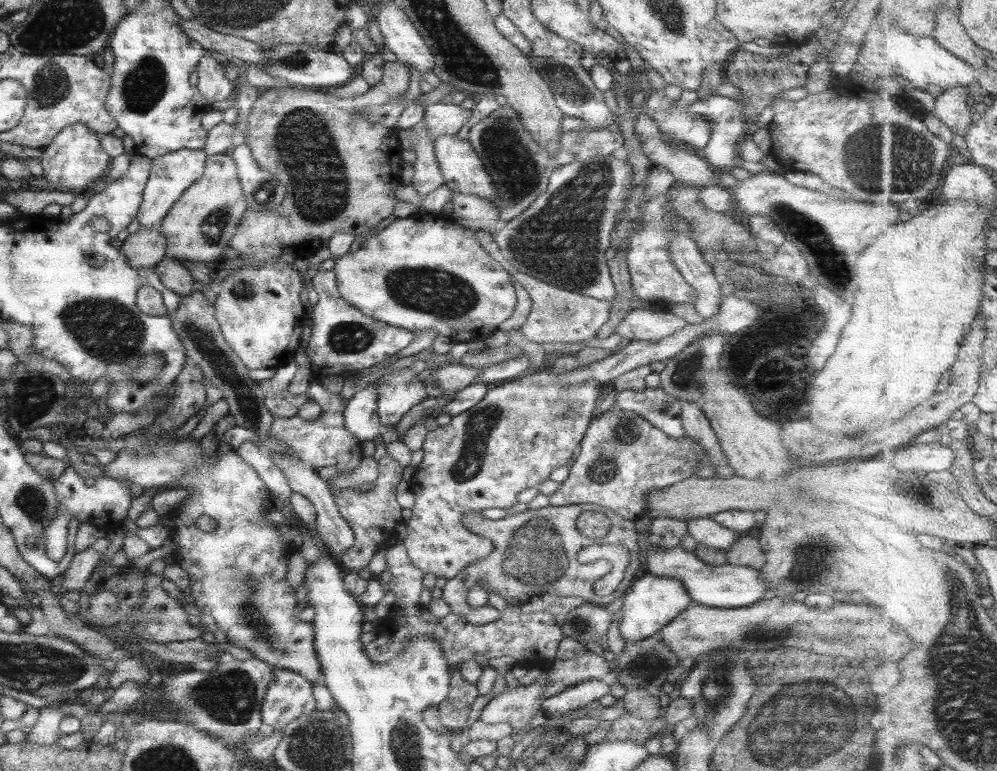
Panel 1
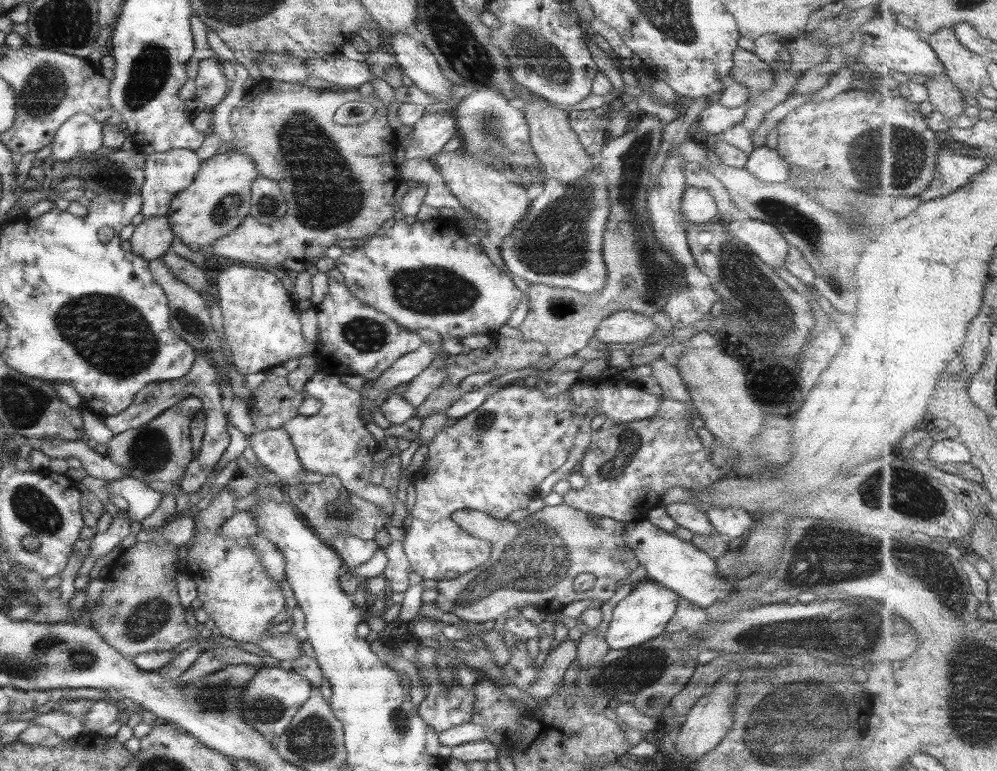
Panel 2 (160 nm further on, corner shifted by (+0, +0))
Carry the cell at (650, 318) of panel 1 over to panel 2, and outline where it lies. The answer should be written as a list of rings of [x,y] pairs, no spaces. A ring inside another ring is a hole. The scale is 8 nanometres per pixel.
[[[617,311],[599,321],[594,330],[594,337],[603,344],[640,345],[657,326],[651,317],[631,311]]]

